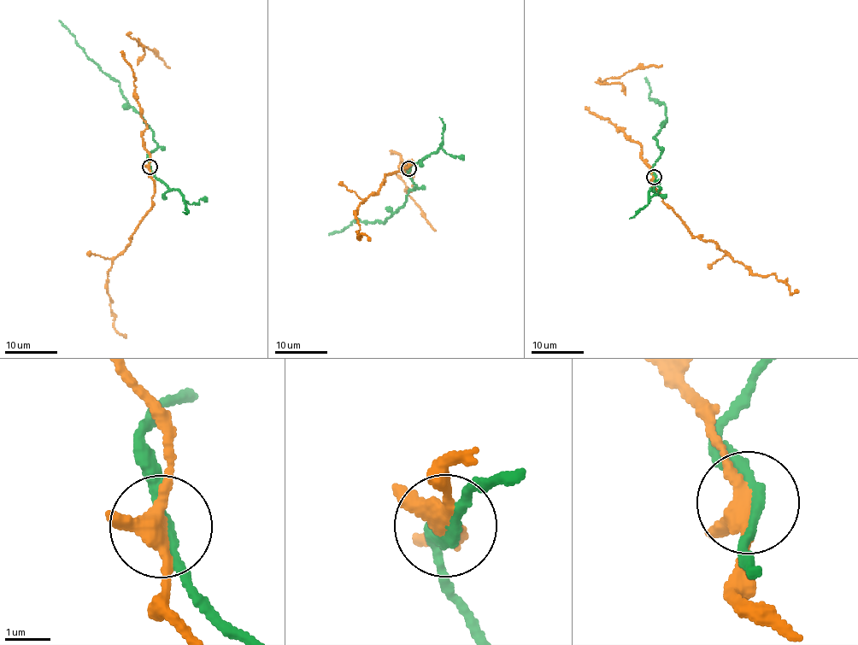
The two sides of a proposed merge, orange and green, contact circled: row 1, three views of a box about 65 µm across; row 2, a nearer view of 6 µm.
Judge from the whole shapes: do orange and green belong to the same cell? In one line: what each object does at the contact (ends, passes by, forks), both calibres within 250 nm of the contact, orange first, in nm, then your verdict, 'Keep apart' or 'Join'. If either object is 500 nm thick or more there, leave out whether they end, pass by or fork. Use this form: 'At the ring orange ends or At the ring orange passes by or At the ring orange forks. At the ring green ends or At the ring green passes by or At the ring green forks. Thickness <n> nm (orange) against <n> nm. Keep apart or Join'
At the ring orange forks. At the ring green passes by. Thickness 320 nm (orange) against 200 nm. Keep apart

